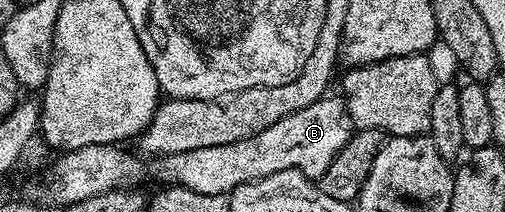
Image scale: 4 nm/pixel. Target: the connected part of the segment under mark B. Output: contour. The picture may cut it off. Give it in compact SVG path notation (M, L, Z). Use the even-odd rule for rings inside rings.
M324 95L319 100L277 119L273 127L265 127L252 137L241 139L228 145L201 147L197 151L164 153L156 156L151 165L151 173L164 186L180 185L189 191L201 191L205 195L227 195L239 185L250 181L260 181L277 171L296 169L306 177L317 179L329 167L341 147L353 132L351 118L347 116L347 106L338 96Z

